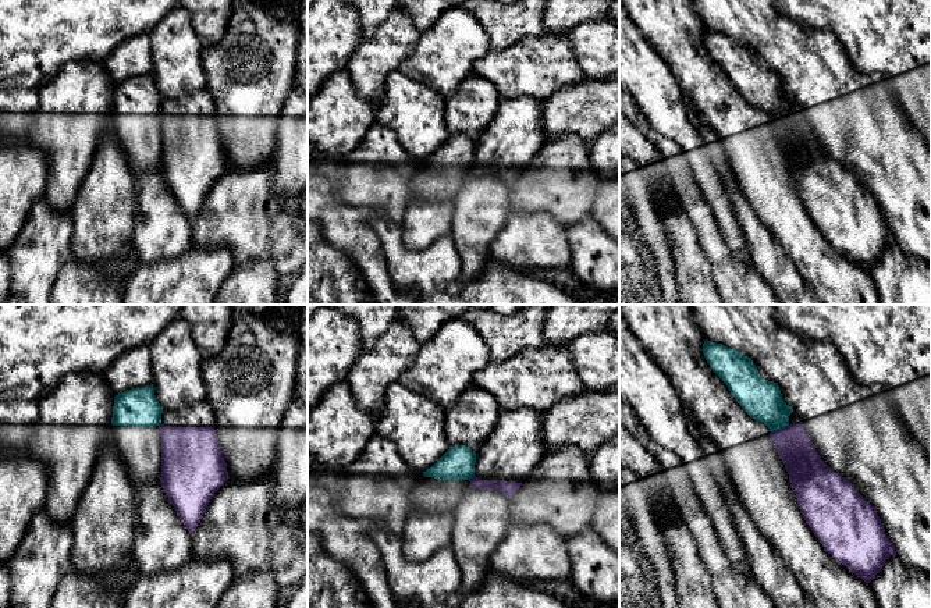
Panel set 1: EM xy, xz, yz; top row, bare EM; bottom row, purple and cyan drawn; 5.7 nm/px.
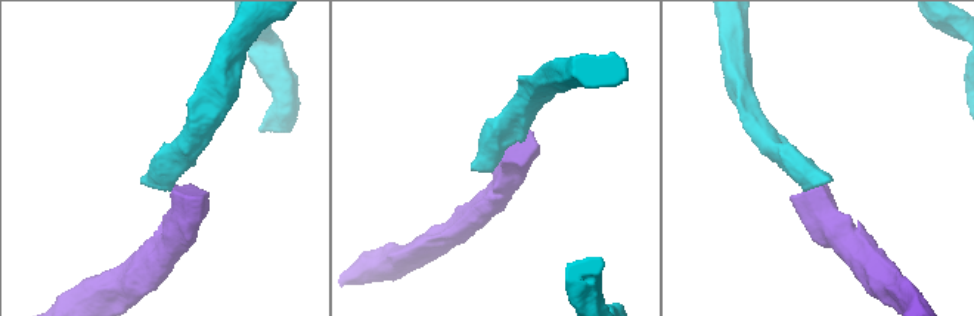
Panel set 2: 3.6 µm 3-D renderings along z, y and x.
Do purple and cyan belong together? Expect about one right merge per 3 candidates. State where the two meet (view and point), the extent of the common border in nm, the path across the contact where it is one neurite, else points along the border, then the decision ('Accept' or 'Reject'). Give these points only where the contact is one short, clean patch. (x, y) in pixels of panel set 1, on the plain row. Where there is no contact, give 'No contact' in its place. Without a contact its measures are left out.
Touches purple at yz (781, 117). Shared border 120 nm. Boundary: yz (789, 113), (771, 121). Reject

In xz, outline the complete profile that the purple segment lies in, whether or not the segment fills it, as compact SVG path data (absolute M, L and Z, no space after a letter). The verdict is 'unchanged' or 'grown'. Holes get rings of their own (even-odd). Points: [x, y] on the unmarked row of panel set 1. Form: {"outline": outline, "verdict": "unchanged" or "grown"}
{"outline": "M501 99L495 115L476 141L470 175L497 178L511 186L546 142L543 115L543 100Z", "verdict": "grown"}

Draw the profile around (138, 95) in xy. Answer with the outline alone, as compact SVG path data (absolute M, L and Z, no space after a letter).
M153 72L114 85L111 129L135 178L161 166L161 102Z

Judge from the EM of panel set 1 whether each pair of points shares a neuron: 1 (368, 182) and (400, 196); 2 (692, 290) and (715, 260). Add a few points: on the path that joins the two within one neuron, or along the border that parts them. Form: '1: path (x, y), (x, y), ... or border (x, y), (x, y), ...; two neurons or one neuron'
1: path (376, 182), (380, 182), (391, 194); one neuron
2: border (696, 237), (717, 290); two neurons

